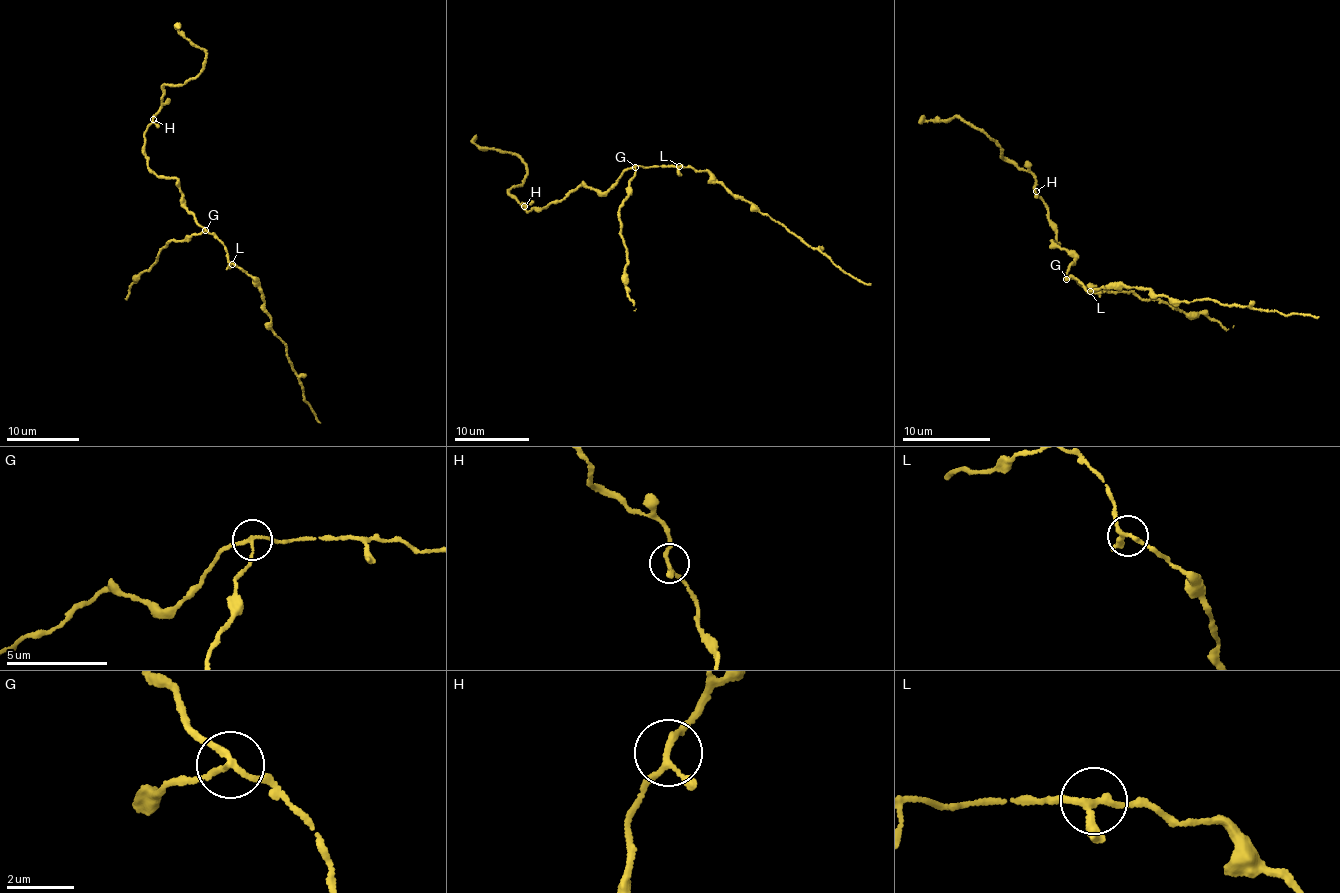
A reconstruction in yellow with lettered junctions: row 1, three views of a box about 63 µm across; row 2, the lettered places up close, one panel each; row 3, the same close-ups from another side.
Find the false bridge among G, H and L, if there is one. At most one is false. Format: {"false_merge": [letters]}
{"false_merge": ["G"]}

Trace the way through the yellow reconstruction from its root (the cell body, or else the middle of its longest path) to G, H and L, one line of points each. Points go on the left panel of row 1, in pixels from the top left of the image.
G: (193, 218), (205, 231)
H: (193, 218), (184, 206), (176, 179), (166, 179), (147, 166), (145, 134), (153, 119)
L: (193, 218), (194, 222), (215, 234), (231, 264)

